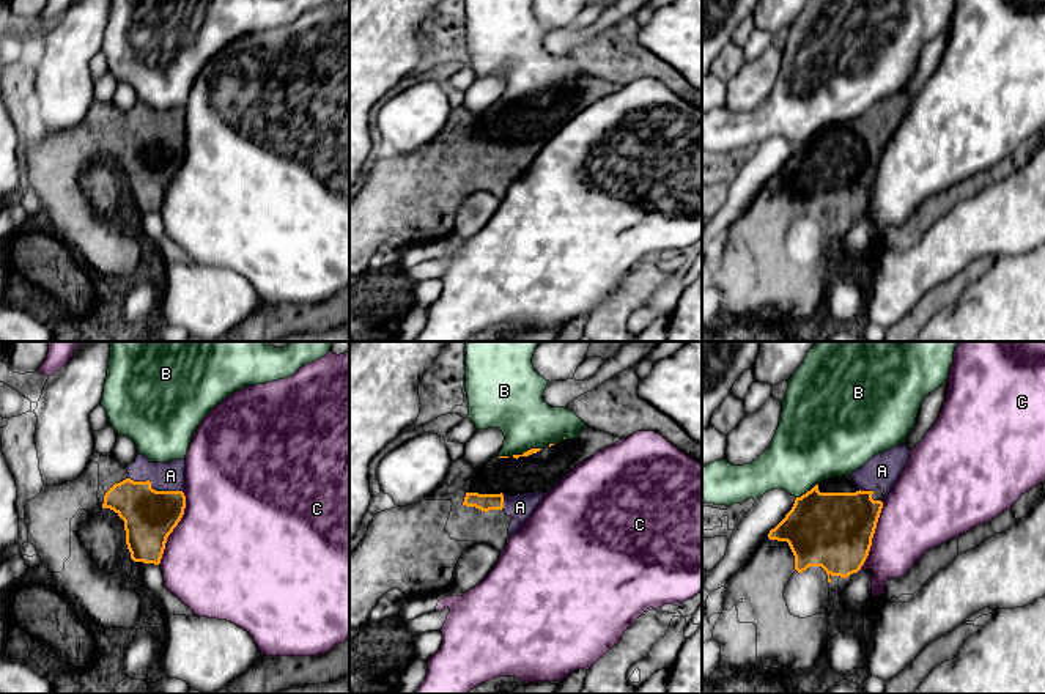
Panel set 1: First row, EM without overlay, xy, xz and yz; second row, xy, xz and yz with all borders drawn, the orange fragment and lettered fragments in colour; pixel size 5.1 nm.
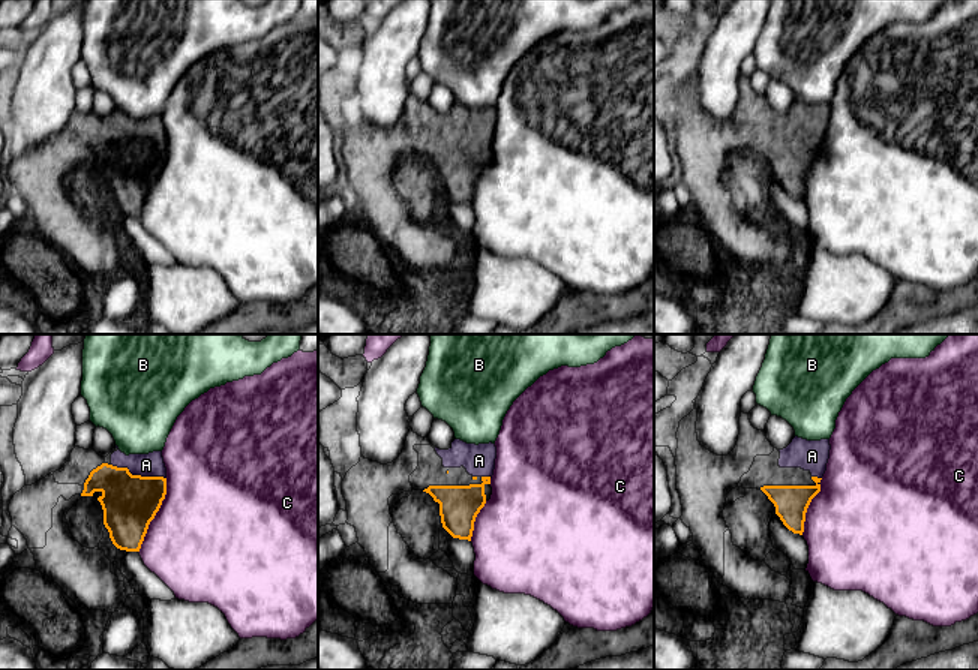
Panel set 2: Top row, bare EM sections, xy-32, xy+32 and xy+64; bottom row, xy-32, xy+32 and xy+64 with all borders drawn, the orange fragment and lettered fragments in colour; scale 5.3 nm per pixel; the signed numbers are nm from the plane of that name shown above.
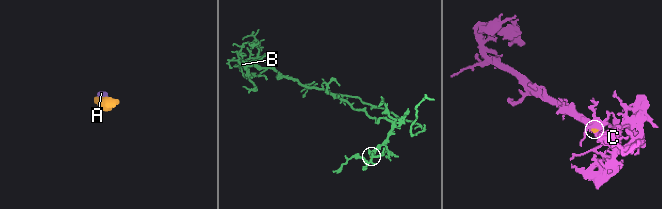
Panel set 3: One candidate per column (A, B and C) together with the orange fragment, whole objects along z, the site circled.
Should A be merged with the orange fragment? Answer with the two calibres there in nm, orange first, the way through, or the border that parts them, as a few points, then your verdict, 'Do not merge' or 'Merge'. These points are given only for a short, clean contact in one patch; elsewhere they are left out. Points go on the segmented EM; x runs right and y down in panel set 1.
Thickness 280 nm (orange) against 140 nm. Merge

